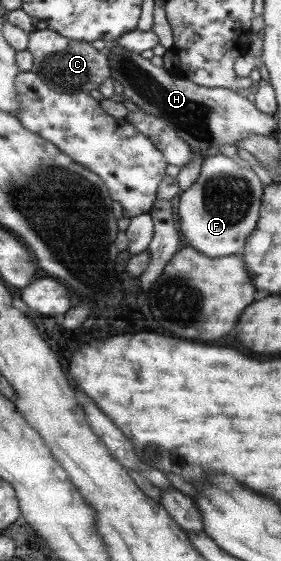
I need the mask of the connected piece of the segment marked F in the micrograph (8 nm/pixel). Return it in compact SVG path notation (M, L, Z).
M212 151L201 167L199 177L177 196L181 234L187 245L209 257L242 254L259 225L264 184L255 171L241 167L219 152Z

